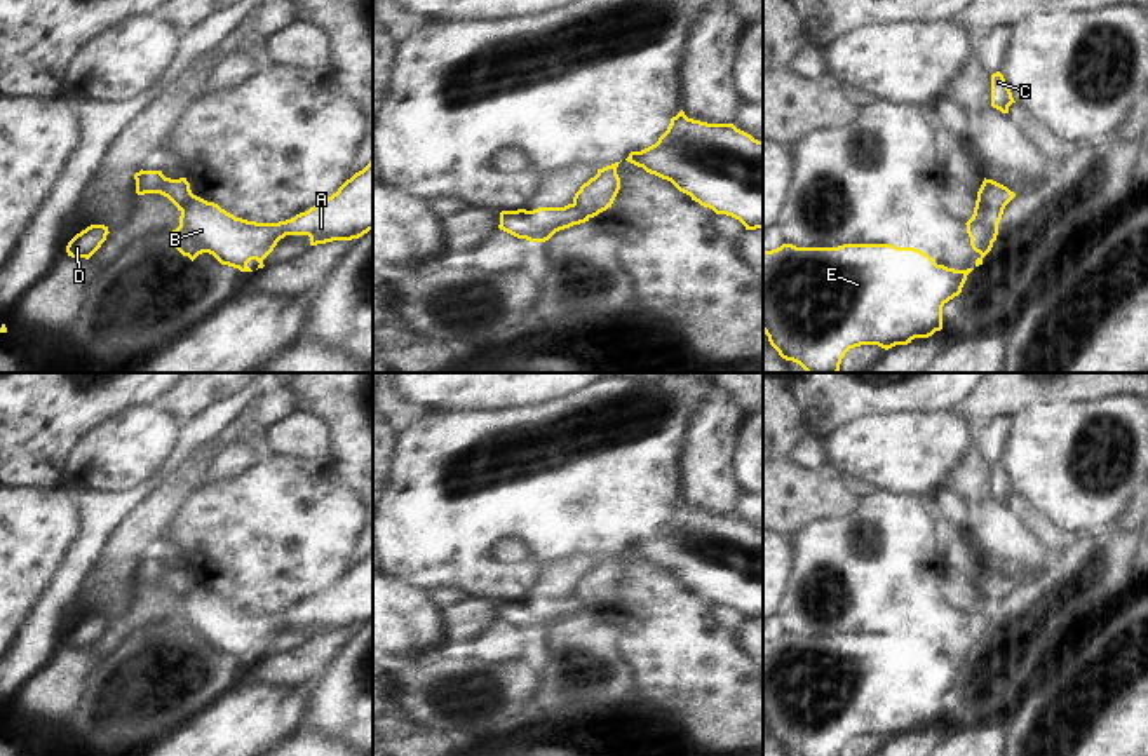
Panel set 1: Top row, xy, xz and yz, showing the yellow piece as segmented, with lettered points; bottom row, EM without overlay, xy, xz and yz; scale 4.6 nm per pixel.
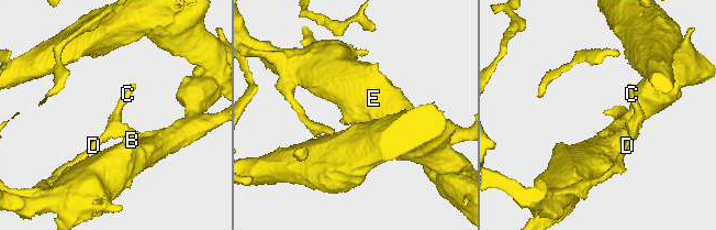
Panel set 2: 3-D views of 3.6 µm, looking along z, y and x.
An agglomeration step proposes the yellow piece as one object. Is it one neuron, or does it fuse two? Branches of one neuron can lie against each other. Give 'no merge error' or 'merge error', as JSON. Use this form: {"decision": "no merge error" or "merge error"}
{"decision": "merge error"}

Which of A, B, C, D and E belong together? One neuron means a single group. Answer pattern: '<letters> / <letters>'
A B E / C D

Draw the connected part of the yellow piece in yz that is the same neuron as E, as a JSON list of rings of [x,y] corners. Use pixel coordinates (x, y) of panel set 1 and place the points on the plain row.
[[[782,634],[763,641],[763,723],[786,751],[800,756],[840,756],[850,739],[878,735],[888,740],[941,721],[942,697],[962,683],[972,660],[948,658],[920,639],[892,634],[843,634],[838,638]]]

